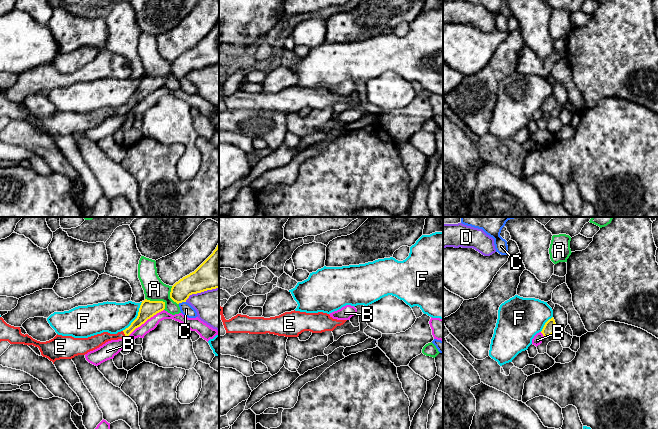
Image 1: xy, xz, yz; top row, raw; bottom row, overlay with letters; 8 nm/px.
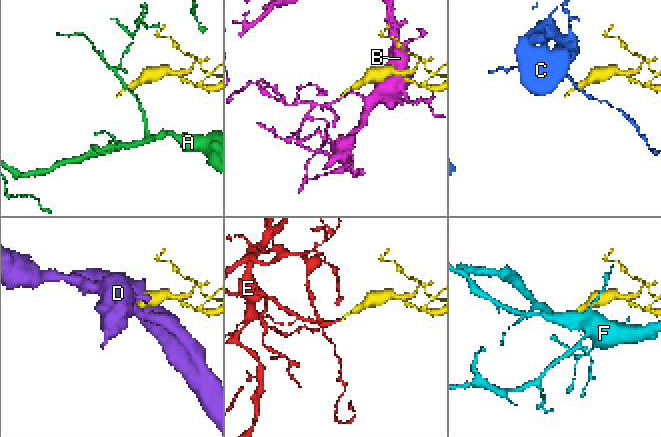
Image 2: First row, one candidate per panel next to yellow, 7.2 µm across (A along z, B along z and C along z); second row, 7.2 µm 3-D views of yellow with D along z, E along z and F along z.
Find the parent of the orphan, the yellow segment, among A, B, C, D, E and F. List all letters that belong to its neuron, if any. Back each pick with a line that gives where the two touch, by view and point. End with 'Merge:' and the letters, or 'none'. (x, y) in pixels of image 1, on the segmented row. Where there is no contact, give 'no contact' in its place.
E: meets yellow in xy at (124, 333)
Merge: E

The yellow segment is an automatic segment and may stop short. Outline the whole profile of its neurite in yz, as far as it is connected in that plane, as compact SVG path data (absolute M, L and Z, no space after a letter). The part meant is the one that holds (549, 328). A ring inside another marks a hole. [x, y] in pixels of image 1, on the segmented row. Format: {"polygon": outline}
{"polygon": "M552 317L545 323L541 333L543 334L544 337L548 337L551 336L555 331L556 331L556 323L554 318Z"}

